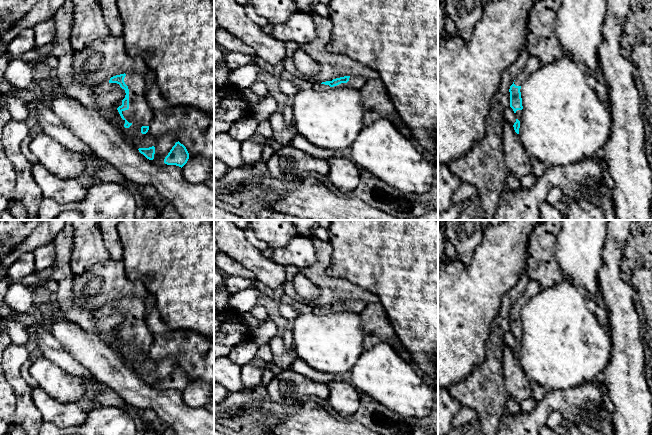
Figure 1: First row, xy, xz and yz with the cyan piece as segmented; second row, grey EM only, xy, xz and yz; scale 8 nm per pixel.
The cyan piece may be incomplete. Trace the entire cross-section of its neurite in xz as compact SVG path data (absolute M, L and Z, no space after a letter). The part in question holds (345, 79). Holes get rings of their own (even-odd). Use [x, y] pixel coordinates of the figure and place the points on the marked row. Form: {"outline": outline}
{"outline": "M344 76L333 79L332 81L315 83L313 88L316 90L328 90L330 88L346 87L360 90L367 83L368 80L369 79L363 76Z"}

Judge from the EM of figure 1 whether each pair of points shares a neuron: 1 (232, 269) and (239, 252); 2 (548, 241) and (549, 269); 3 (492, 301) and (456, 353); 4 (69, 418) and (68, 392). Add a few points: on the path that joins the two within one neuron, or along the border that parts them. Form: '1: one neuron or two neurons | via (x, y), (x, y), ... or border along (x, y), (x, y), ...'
1: two neurons | border along (224, 252), (255, 274)
2: one neuron | via (548, 248), (550, 262)
3: one neuron | via (479, 314), (456, 337), (456, 340)
4: two neurons | border along (47, 393), (59, 402), (75, 404)

